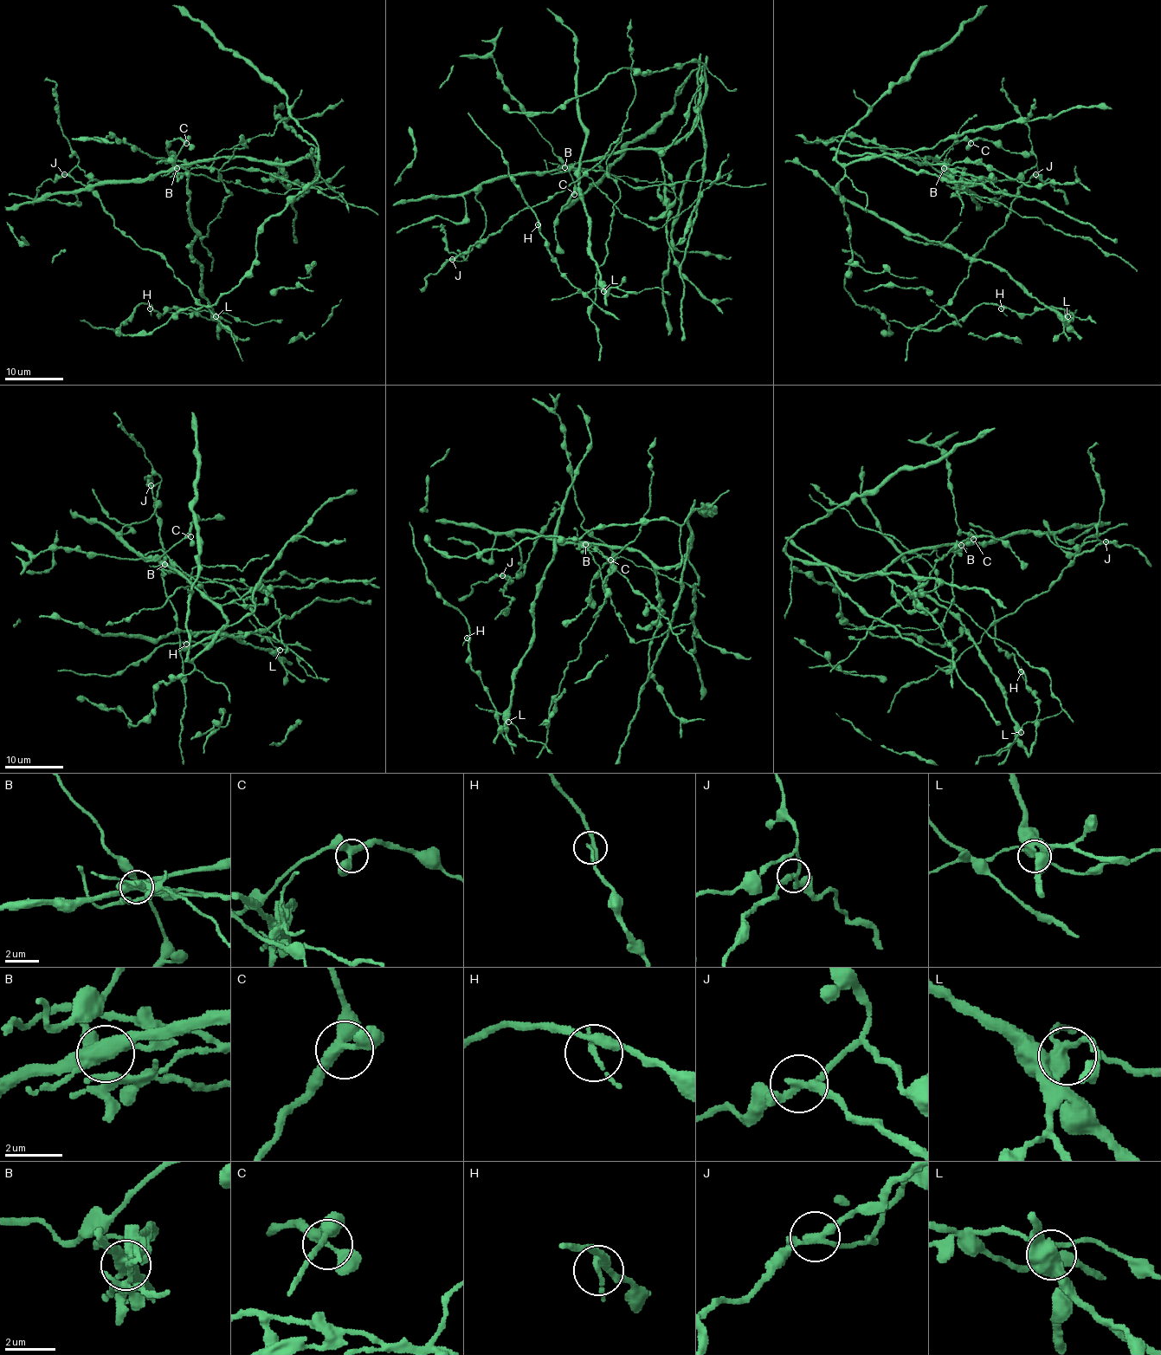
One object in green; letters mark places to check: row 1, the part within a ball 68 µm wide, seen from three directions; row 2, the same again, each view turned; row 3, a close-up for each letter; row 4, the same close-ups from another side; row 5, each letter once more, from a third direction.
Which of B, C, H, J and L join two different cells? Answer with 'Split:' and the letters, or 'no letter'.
Split: B, J

